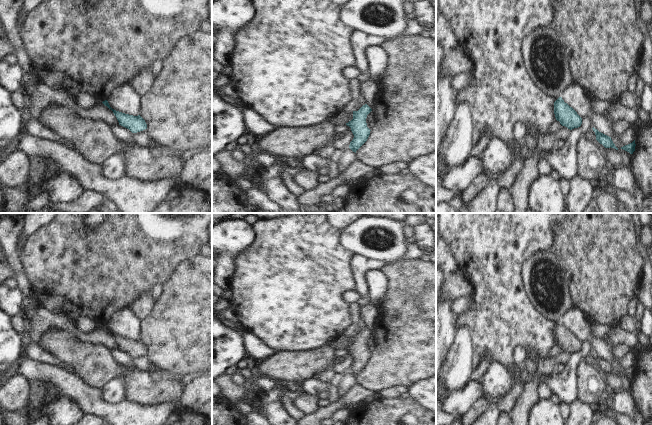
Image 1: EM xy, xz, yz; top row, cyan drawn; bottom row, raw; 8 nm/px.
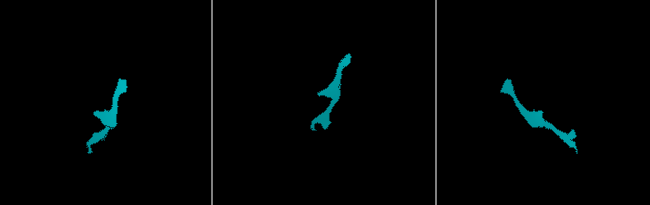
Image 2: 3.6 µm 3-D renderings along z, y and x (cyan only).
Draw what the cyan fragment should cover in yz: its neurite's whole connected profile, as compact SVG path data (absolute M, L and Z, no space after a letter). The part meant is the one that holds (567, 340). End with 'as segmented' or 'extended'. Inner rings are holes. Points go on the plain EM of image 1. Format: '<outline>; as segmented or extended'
M559 321L554 326L554 338L556 344L559 345L562 350L570 354L578 352L582 348L582 342L572 331L564 326L562 321Z; as segmented

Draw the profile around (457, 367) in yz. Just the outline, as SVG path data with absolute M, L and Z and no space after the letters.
M468 326L457 327L436 379L436 425L458 425L456 416L445 411L443 405L452 391L462 388L471 380L473 353L470 329Z

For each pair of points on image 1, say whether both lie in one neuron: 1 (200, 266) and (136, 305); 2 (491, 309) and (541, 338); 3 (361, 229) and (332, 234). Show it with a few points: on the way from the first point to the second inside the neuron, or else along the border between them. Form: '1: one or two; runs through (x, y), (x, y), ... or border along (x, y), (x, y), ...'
1: two; border along (155, 300), (151, 310), (141, 319)
2: one; runs through (503, 317), (529, 328)
3: two; border along (339, 231), (339, 242), (352, 253)

